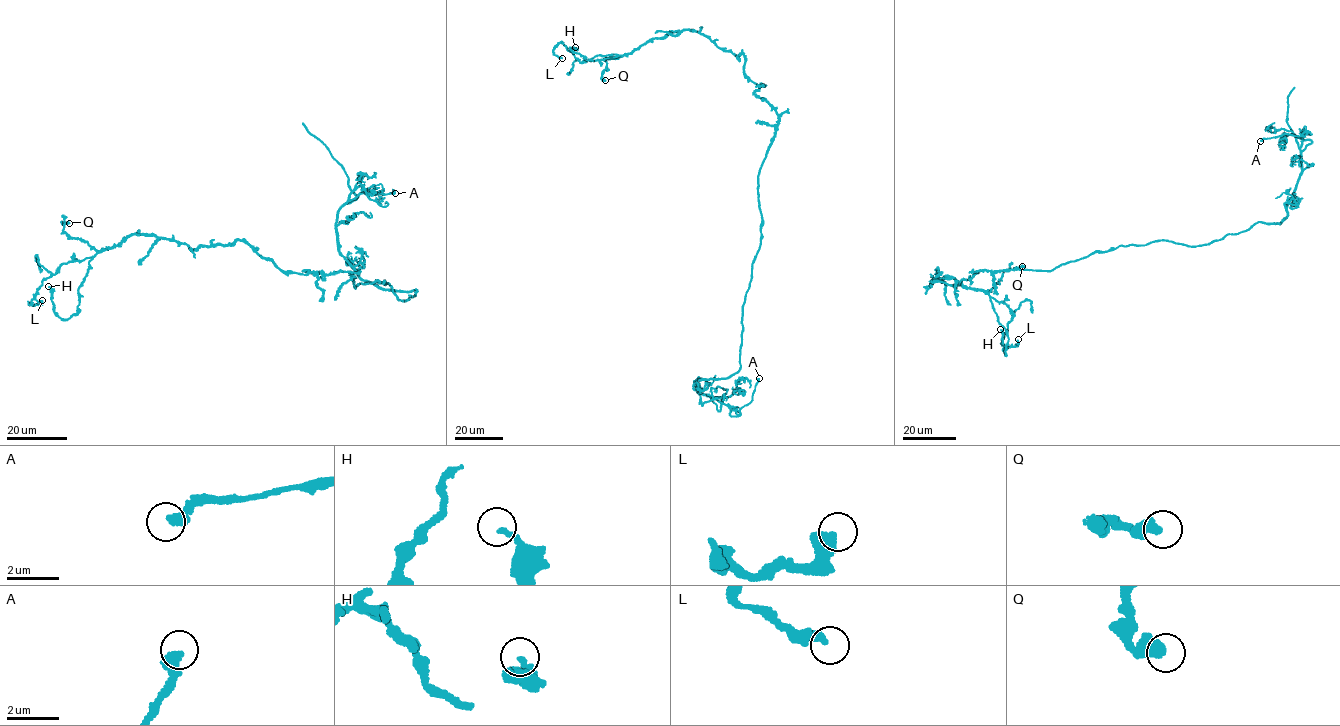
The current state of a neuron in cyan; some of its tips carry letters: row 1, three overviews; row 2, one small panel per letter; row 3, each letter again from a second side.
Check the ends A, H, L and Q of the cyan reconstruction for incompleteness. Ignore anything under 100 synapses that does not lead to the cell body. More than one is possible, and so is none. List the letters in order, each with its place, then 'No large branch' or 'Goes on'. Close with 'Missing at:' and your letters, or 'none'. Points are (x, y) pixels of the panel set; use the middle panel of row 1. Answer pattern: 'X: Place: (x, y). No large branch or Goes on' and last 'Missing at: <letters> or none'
A: Place: (759, 378). No large branch
H: Place: (575, 47). No large branch
L: Place: (562, 58). No large branch
Q: Place: (605, 80). No large branch
Missing at: none

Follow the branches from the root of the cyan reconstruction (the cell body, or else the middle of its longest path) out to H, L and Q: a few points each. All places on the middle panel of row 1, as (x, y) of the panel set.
H: (757, 180), (778, 114), (755, 93), (742, 54), (688, 29), (620, 55), (587, 60), (570, 48), (575, 47)
L: (757, 180), (778, 114), (755, 93), (742, 54), (688, 29), (580, 62), (559, 43), (553, 53), (562, 58)
Q: (757, 180), (778, 114), (755, 93), (742, 54), (721, 50), (697, 31), (669, 32), (605, 58), (605, 80)

